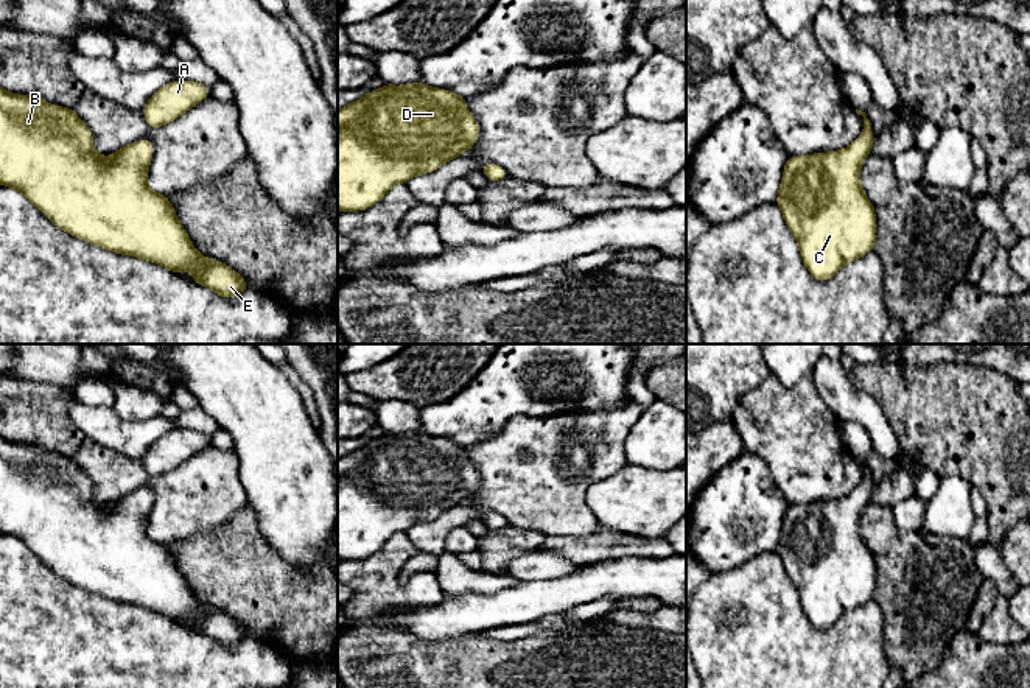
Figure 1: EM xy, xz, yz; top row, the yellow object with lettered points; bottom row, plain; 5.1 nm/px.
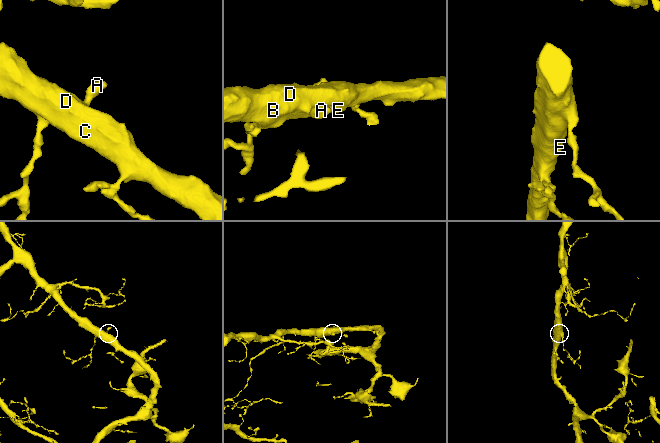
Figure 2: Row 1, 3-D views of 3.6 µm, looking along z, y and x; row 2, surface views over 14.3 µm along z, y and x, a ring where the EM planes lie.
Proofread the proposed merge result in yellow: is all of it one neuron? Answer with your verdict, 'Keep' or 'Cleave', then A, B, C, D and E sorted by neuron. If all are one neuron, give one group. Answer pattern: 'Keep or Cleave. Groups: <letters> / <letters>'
Keep. Groups: A B C D E

